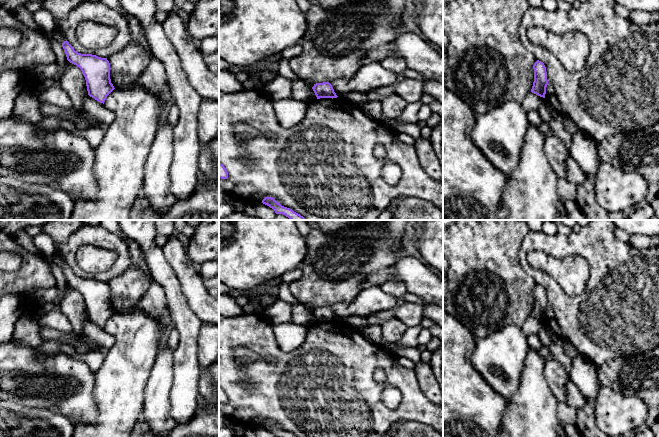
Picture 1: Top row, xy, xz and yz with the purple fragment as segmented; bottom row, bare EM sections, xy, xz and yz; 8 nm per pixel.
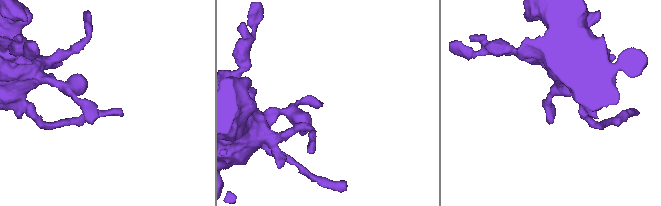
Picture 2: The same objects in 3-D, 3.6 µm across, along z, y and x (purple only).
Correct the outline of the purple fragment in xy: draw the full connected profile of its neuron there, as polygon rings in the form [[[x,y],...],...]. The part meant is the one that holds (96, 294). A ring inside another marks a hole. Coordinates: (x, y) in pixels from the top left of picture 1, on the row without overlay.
[[[66,264],[62,267],[67,284],[79,291],[85,301],[88,319],[100,327],[115,313],[110,303],[110,287],[107,282],[81,278]]]

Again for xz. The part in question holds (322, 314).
[[[329,306],[316,307],[312,311],[317,323],[320,322],[337,322],[332,309]]]

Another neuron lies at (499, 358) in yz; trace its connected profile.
[[[507,325],[484,338],[476,338],[470,360],[485,382],[509,405],[519,388],[528,351],[522,328]]]

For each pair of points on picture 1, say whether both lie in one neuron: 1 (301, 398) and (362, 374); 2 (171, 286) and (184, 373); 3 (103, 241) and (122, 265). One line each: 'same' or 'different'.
1: same
2: same
3: same

